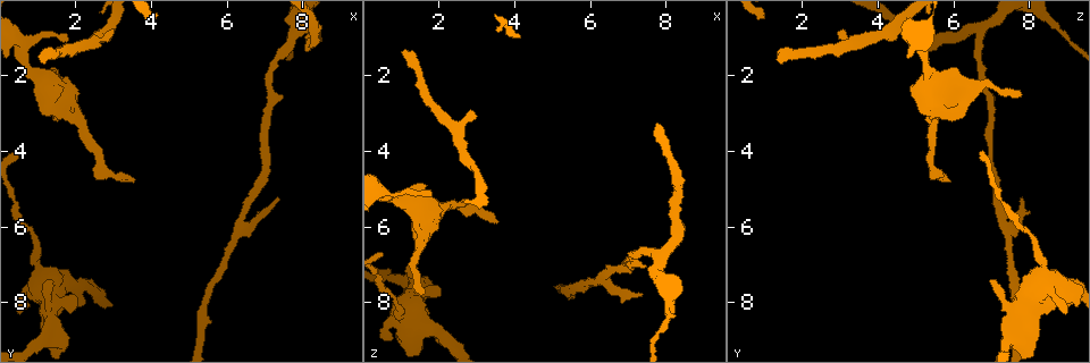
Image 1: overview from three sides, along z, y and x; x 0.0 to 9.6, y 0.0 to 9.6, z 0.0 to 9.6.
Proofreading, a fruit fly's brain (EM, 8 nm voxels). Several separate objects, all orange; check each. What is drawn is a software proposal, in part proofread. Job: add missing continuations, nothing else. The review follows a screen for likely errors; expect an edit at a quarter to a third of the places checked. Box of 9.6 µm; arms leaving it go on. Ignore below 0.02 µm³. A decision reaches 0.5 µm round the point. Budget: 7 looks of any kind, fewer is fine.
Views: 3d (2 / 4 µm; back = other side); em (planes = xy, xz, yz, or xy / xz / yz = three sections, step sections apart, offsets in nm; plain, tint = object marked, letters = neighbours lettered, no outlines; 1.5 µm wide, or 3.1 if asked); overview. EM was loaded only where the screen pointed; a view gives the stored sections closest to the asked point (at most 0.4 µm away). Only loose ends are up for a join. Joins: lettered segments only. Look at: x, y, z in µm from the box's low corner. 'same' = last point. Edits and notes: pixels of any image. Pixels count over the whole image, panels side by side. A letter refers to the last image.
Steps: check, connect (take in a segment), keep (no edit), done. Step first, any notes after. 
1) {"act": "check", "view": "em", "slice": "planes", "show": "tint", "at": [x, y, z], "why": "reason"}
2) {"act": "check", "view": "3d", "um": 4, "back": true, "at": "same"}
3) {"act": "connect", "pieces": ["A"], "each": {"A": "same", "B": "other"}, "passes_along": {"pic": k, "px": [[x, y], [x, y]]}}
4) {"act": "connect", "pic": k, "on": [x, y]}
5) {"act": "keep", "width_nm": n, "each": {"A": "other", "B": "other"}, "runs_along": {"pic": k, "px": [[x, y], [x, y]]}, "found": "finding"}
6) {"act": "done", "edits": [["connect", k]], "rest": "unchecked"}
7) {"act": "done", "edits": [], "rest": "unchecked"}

{"act": "check", "view": "em", "slice": "yz", "step": 4, "show": "letters", "at": [0.95, 1.55, 1.30], "why": "an open end"}

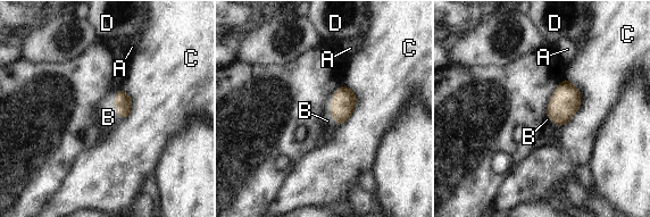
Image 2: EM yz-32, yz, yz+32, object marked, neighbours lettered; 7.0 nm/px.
{"act": "connect", "pieces": ["B"], "each": {"A": "other", "B": "same", "C": "other", "D": "other"}, "passes_along": {"pic": 2, "px": [[343, 102], [331, 108], [327, 120]]}, "found": "the neuron continues"}

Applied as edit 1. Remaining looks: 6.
{"act": "check", "view": "overview"}

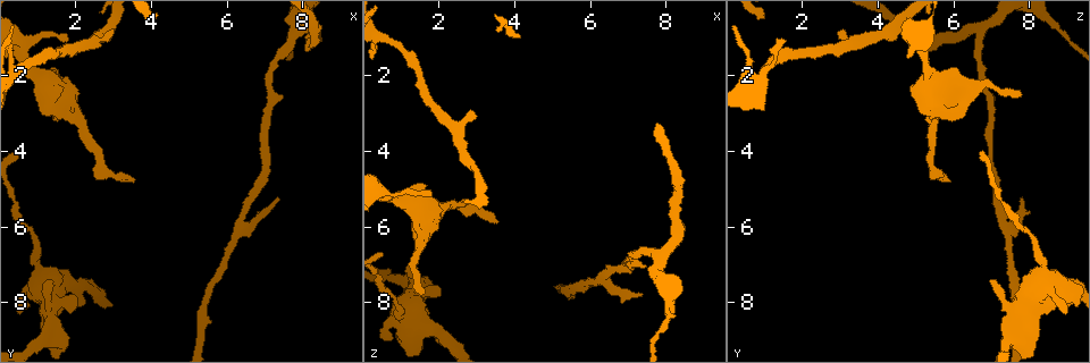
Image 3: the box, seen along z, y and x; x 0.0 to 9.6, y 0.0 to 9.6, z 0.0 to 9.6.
{"act": "check", "view": "3d", "um": 4, "at": [1.55, 3.20, 6.15], "why": "stops while still wide"}

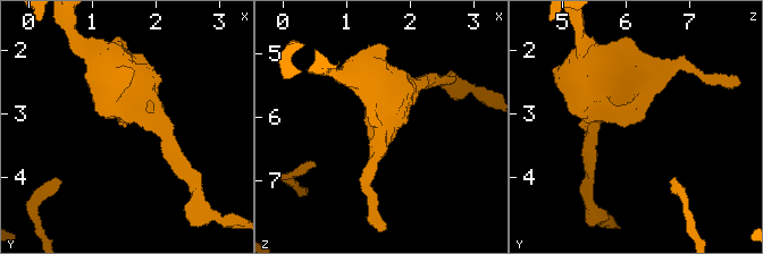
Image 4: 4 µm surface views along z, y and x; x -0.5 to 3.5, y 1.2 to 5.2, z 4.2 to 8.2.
{"act": "check", "view": "em", "slice": "xz", "step": 4, "show": "tint", "at": "same", "why": "now the EM"}

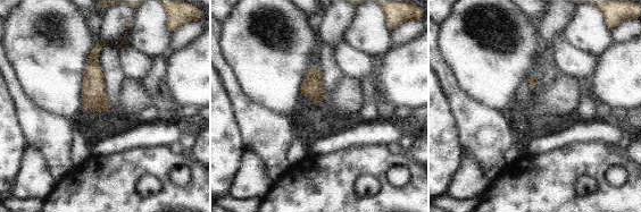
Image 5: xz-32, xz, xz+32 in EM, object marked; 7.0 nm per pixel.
{"act": "check", "view": "em", "slice": "xz", "step": 4, "show": "letters", "at": "same", "why": "see the neighbours"}

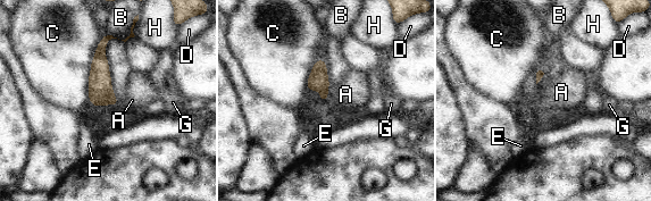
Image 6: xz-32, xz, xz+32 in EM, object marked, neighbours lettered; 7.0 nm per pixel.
{"act": "keep", "each": {"A": "other", "B": "other", "C": "other", "D": "other", "E": "other", "G": "other", "H": "other"}, "border": {"pic": 6, "px": [[330, 85], [325, 100]]}, "found": "no lettered segment goes on from it"}

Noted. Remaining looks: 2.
{"act": "done", "edits": [["connect", 2]], "rest": "unchecked"}

